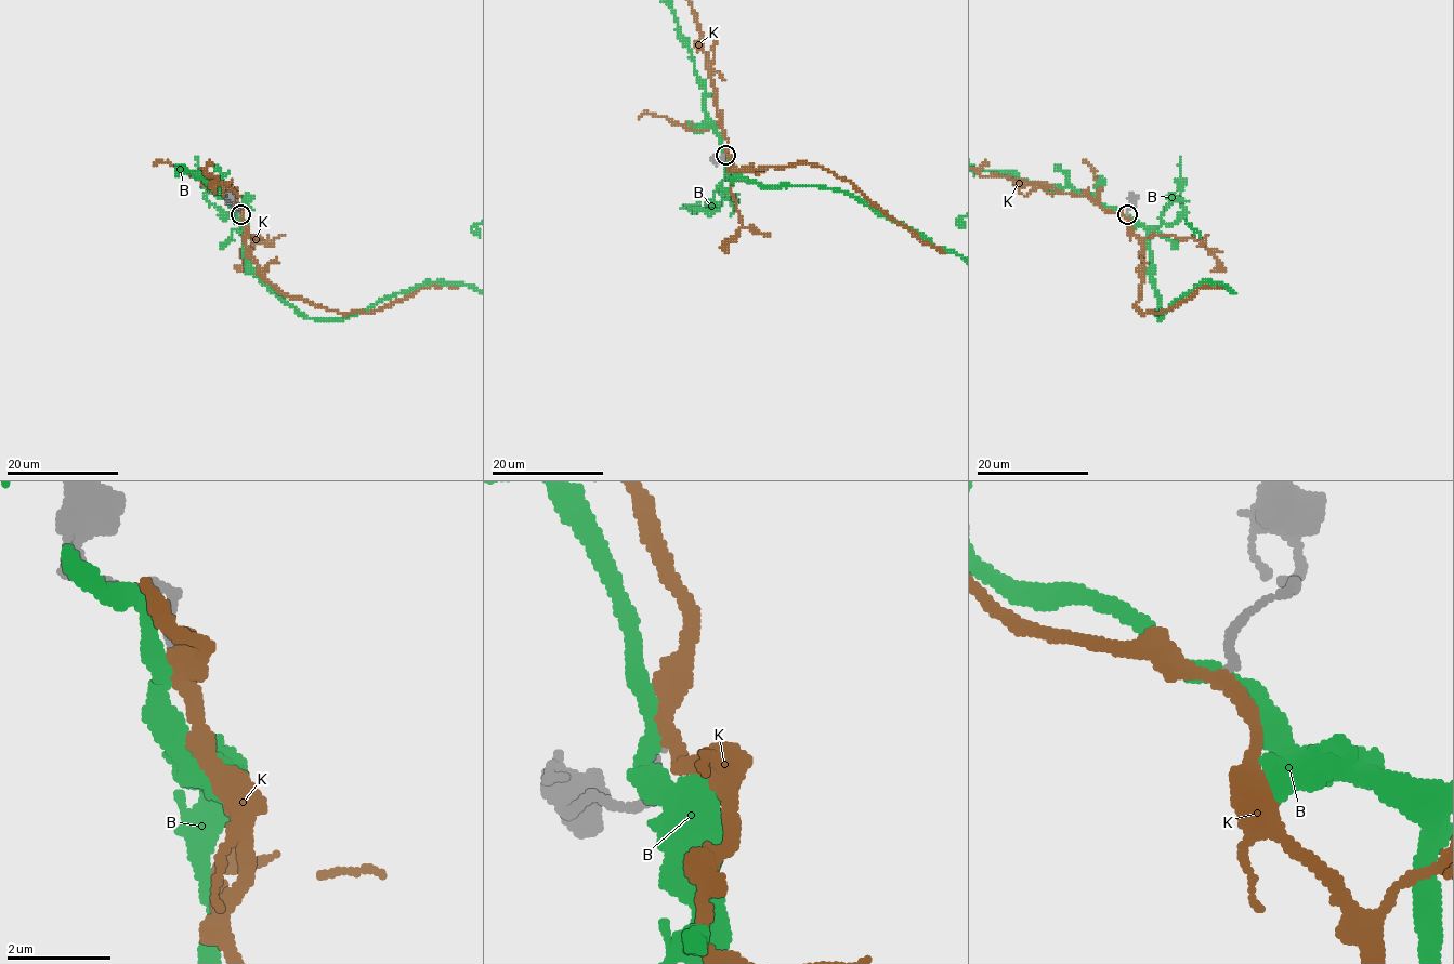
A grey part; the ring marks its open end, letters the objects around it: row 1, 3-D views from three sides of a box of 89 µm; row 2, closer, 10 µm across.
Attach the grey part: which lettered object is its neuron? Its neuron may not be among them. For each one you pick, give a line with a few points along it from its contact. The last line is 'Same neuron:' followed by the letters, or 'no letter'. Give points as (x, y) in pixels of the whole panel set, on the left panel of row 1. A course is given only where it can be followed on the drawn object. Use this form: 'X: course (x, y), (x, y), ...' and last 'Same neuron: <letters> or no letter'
K: course (239, 215), (246, 253), (261, 276), (318, 306), (341, 313), (378, 311), (422, 287), (459, 286)
Same neuron: K

